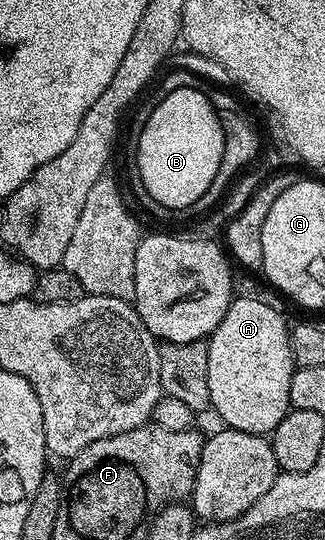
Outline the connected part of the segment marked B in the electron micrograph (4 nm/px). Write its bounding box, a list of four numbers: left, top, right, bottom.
[137,89,223,207]

